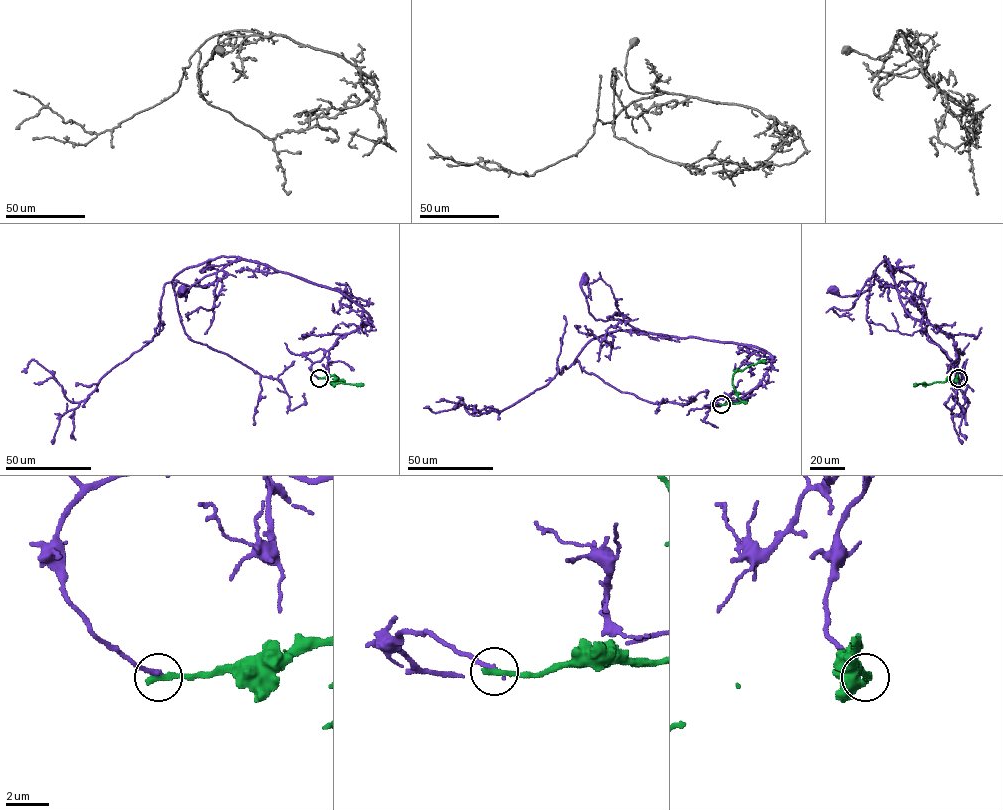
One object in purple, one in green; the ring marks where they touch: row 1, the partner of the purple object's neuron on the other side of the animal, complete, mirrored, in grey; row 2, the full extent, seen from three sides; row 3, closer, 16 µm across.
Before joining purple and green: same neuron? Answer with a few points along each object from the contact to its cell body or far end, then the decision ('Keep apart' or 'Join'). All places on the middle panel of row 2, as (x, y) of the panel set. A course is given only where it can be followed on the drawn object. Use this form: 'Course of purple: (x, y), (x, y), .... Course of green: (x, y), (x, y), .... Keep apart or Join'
Course of purple: (721, 404), (713, 402), (739, 399), (756, 387), (771, 356), (749, 345), (595, 319), (584, 279). Course of green: (721, 404), (741, 401), (732, 384), (733, 374), (765, 360). Keep apart

